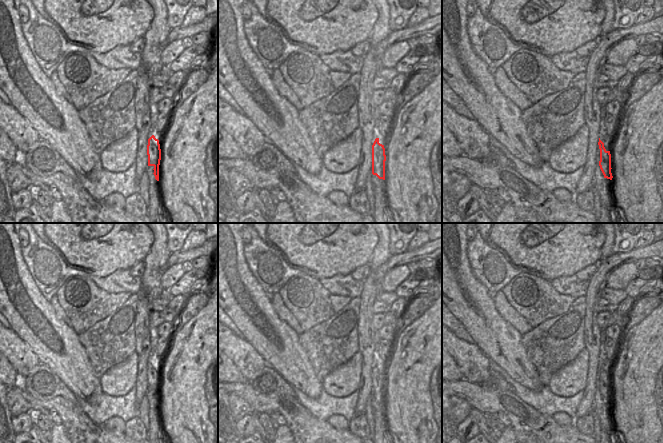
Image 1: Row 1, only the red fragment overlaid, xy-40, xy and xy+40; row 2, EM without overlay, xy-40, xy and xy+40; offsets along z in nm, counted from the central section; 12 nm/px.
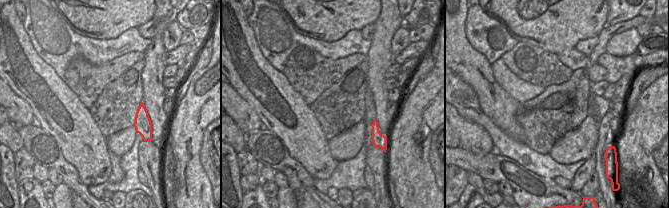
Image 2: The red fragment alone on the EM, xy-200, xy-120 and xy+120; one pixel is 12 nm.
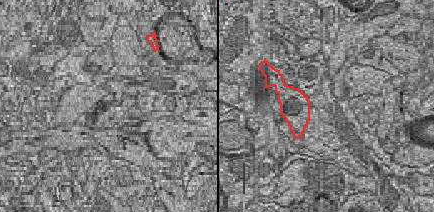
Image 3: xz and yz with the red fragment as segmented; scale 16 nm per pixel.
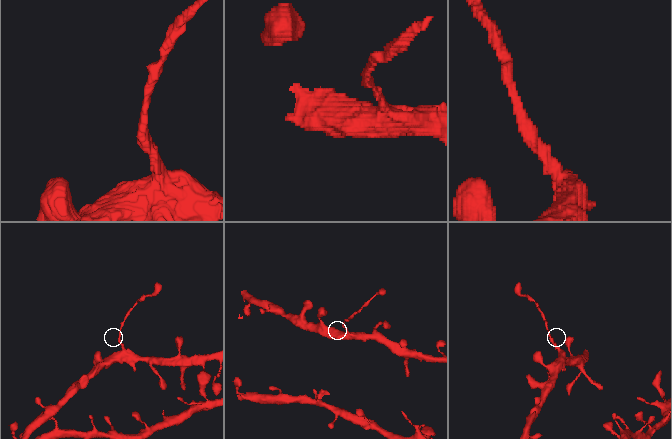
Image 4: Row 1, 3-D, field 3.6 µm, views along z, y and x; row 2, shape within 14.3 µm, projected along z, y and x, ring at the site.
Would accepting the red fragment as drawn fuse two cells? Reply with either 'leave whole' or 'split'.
split

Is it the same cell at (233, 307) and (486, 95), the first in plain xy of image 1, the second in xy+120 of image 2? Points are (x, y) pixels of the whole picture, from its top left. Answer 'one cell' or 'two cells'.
one cell

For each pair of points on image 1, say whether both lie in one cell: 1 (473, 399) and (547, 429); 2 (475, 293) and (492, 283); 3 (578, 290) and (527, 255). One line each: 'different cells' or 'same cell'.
1: same cell
2: different cells
3: different cells

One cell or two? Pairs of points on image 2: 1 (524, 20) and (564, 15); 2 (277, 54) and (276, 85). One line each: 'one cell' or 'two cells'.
1: one cell
2: two cells

